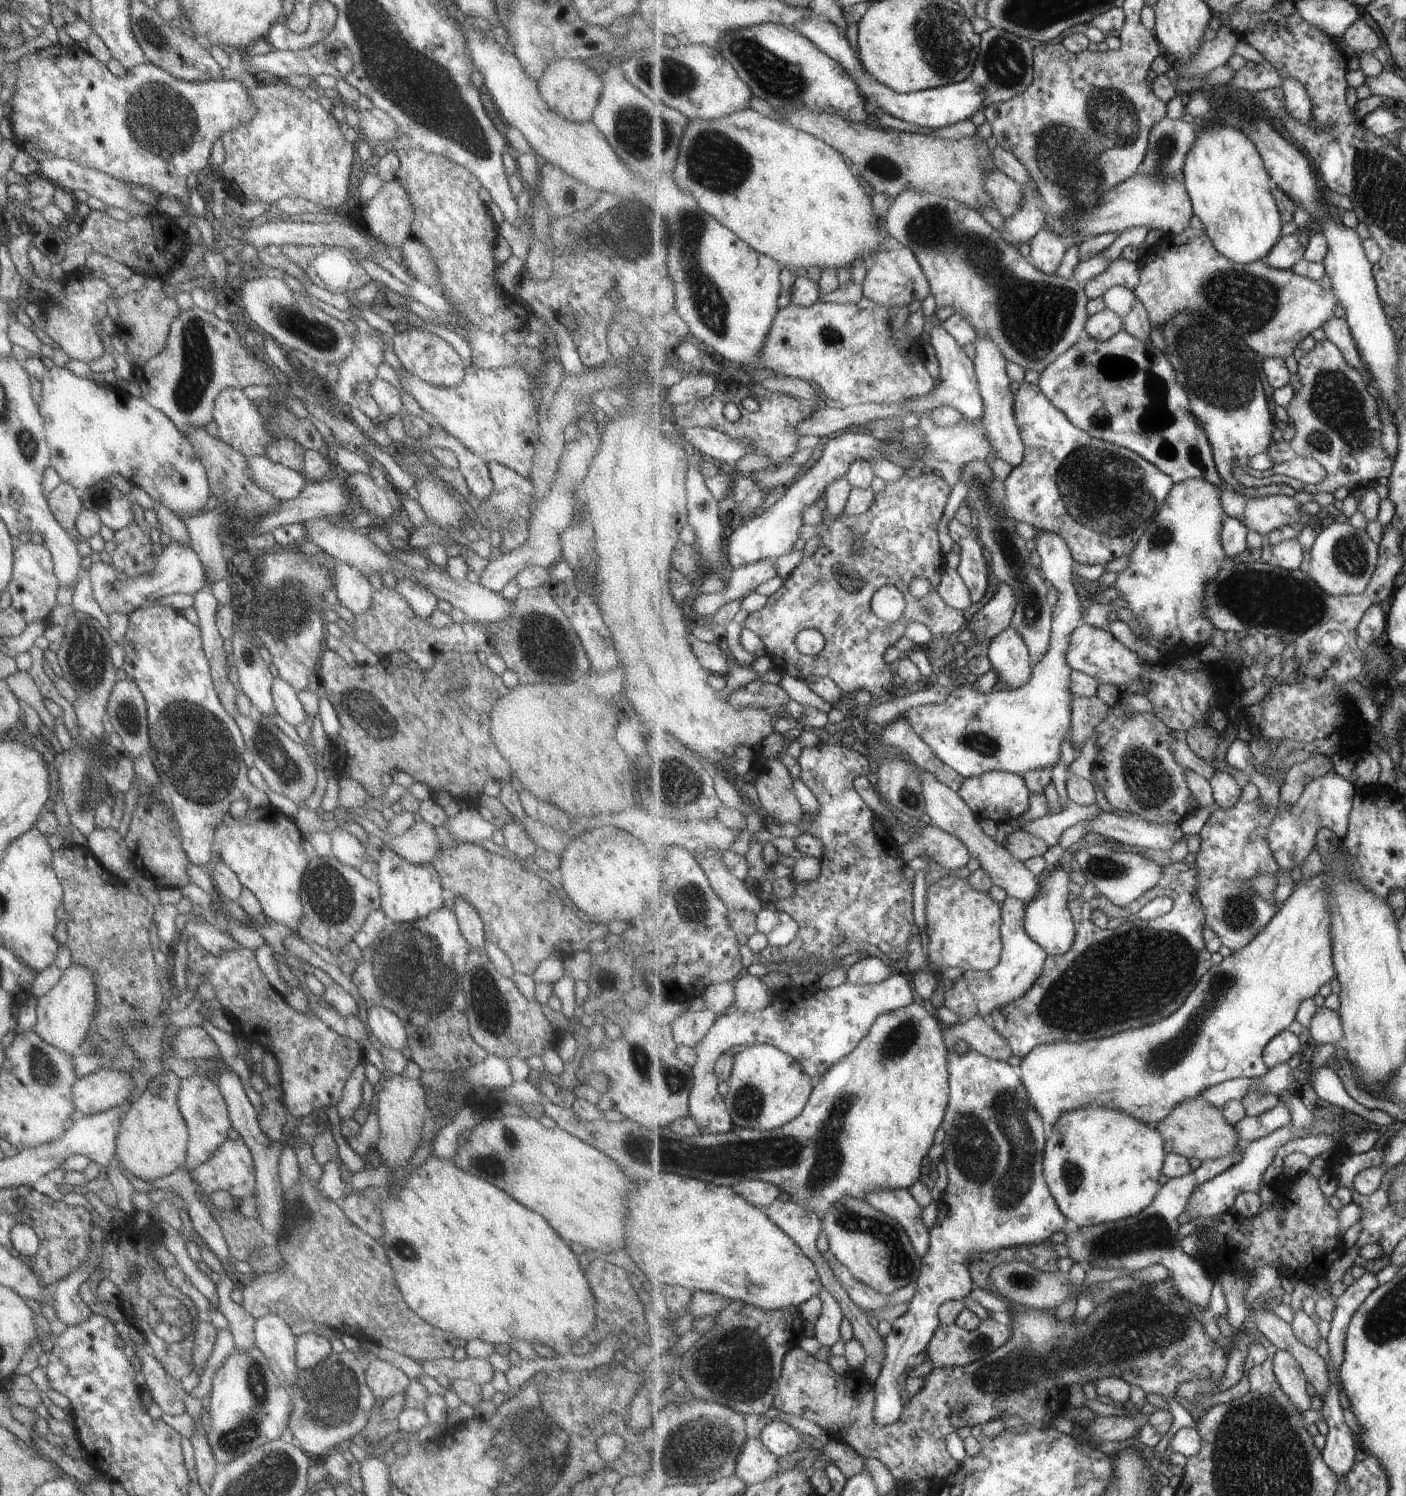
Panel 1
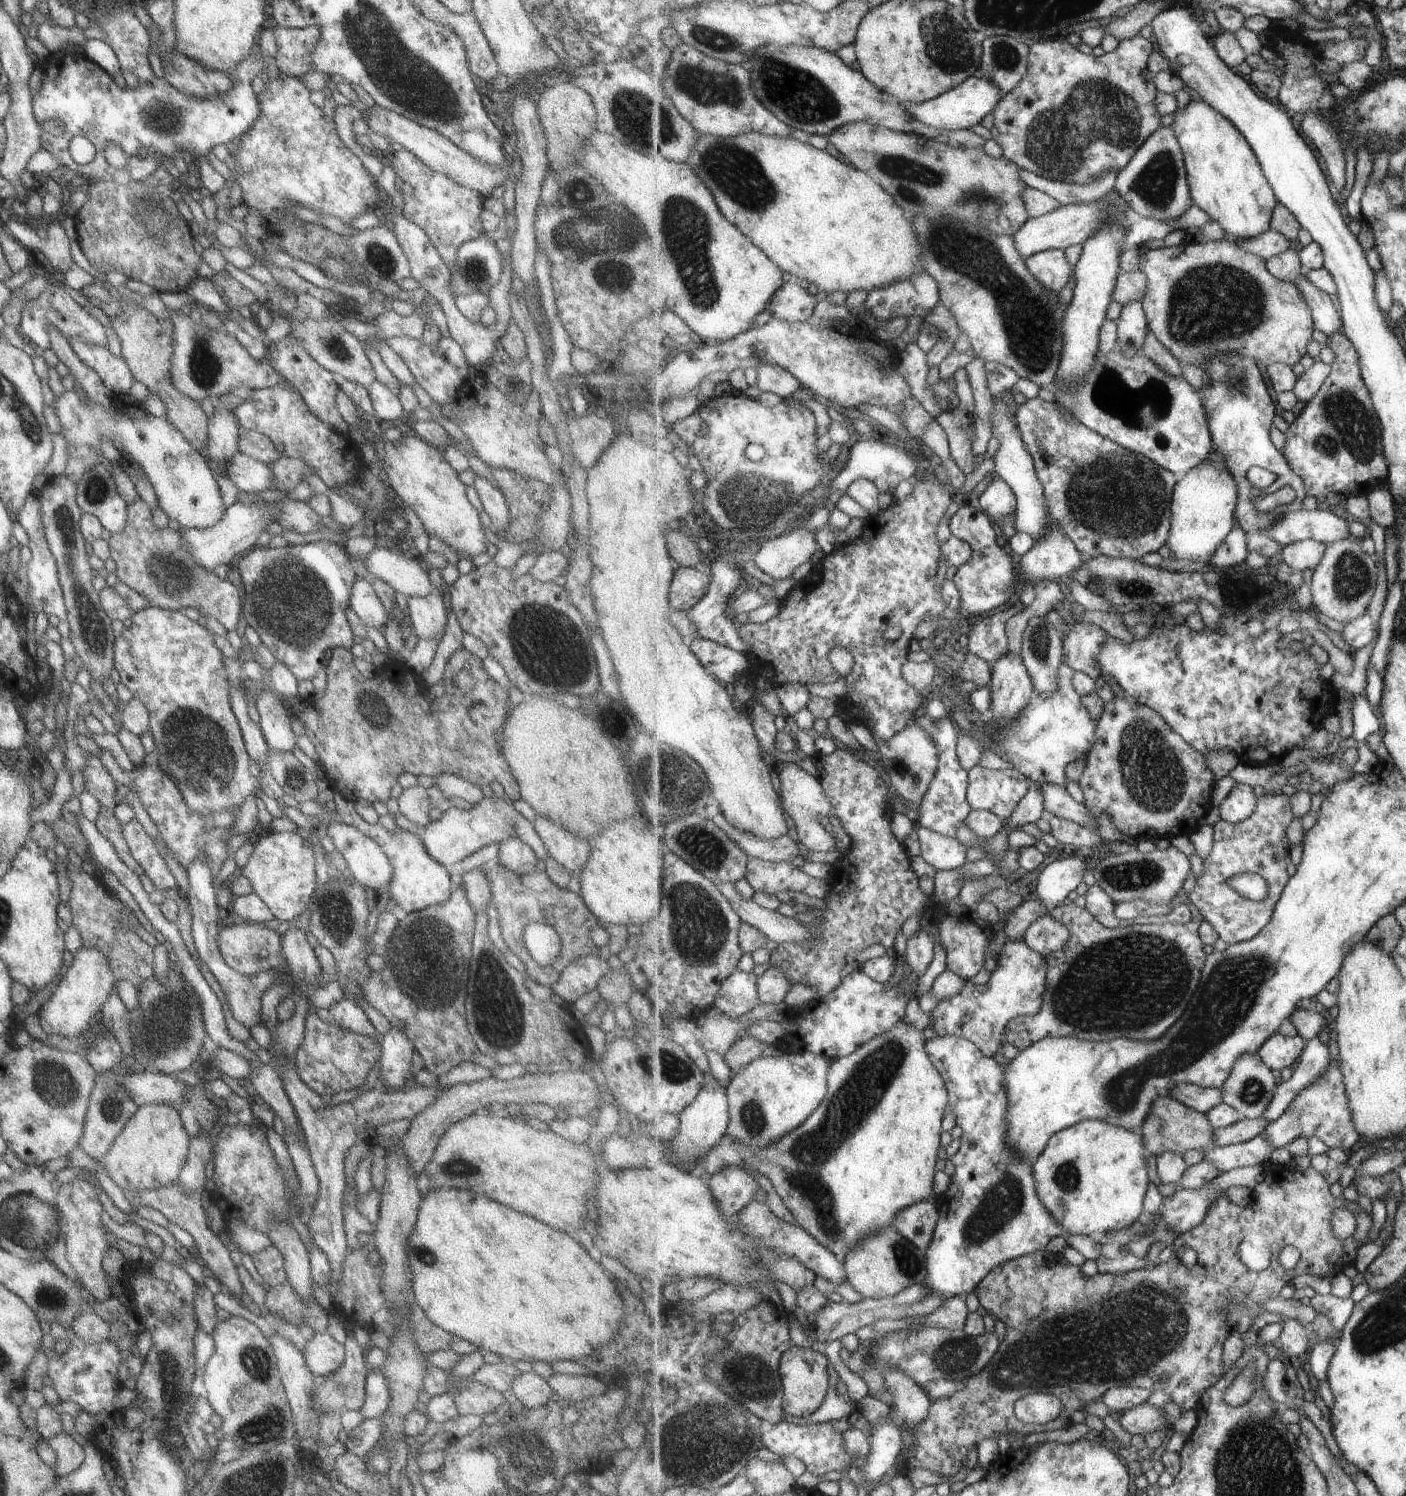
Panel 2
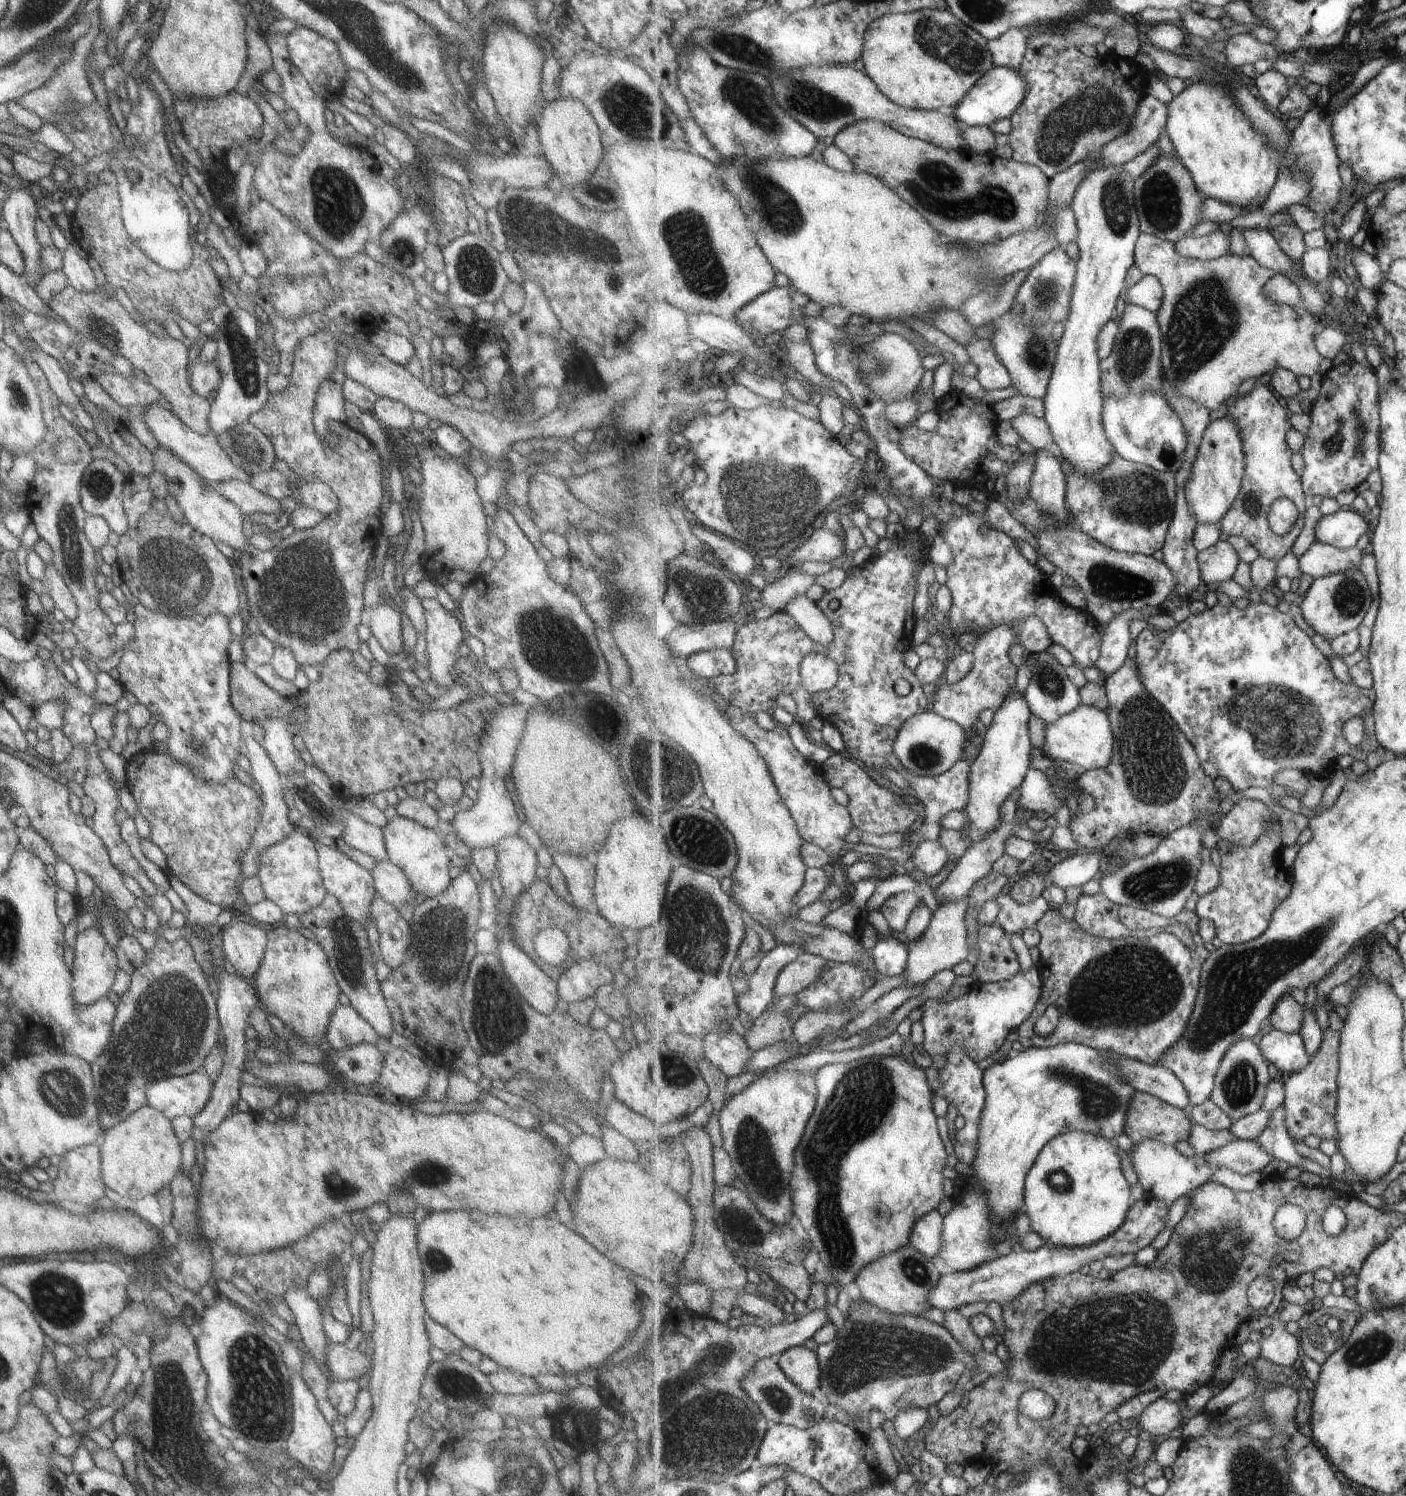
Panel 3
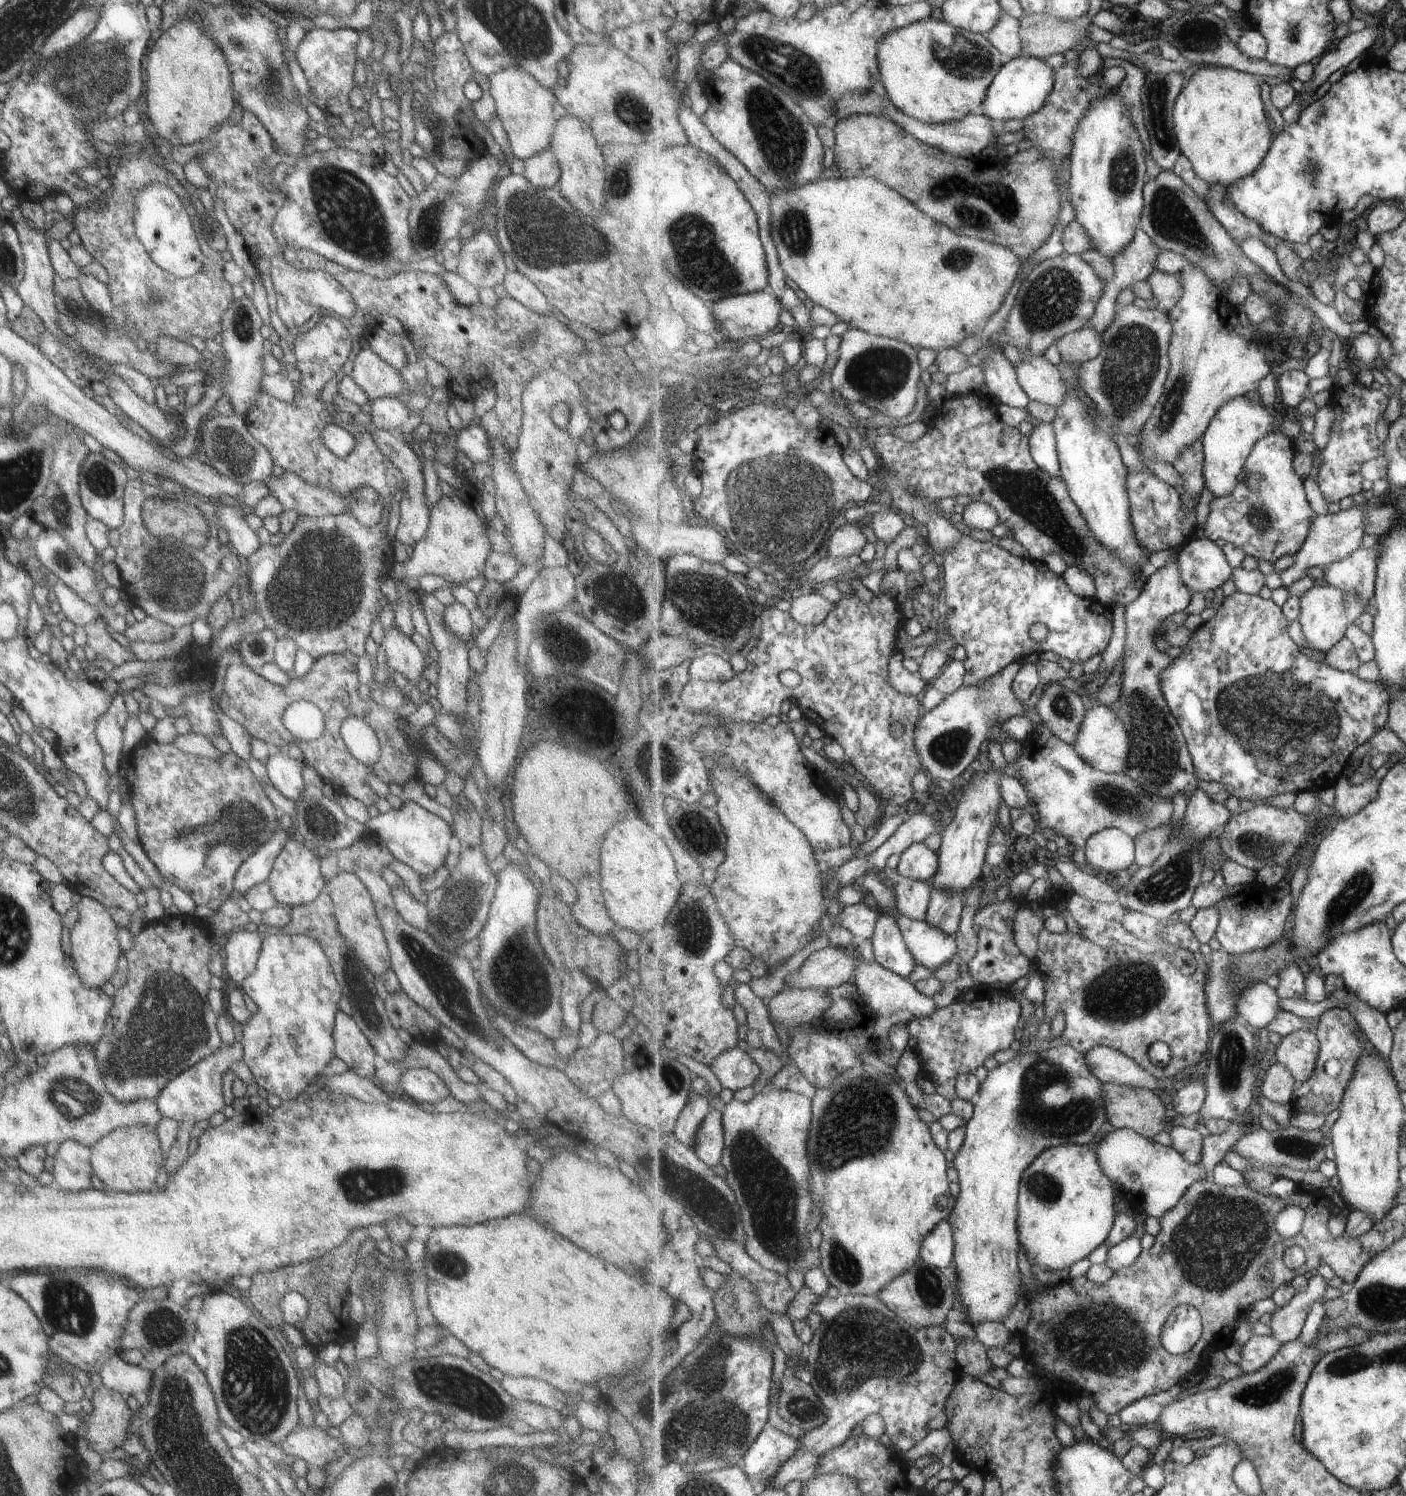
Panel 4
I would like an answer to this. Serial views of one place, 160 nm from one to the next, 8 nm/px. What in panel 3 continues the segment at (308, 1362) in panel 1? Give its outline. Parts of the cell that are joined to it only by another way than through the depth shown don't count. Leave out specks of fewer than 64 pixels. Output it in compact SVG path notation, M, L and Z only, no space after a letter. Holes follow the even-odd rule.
M330 1343L324 1349L329 1378L340 1381L356 1381L370 1369L369 1356L357 1349L347 1349L343 1344Z

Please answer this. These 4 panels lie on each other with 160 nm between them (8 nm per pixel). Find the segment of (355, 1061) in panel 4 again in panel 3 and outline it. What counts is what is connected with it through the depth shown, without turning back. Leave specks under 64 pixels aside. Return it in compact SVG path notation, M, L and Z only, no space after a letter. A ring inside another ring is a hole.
M337 1005L331 1013L325 1033L327 1048L338 1051L357 1043L376 1045L378 1036L351 1005Z

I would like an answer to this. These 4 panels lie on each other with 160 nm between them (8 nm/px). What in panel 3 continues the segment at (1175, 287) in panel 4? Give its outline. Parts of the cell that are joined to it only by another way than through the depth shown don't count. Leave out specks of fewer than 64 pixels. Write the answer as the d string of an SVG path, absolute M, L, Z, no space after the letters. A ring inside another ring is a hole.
M1144 275L1125 294L1126 303L1139 305L1157 313L1161 310L1163 301L1164 288L1155 275Z

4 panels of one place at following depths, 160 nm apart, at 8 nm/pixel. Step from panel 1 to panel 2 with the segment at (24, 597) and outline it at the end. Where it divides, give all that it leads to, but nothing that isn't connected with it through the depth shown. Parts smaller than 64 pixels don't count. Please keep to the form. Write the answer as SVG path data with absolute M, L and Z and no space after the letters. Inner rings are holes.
M31 492L25 497L22 507L18 510L16 521L21 525L27 535L27 548L30 550L29 560L25 563L25 576L28 586L26 595L31 599L35 616L38 612L44 612L48 616L55 616L59 621L66 620L66 608L56 573L56 562L50 555L39 516L39 505L35 495Z

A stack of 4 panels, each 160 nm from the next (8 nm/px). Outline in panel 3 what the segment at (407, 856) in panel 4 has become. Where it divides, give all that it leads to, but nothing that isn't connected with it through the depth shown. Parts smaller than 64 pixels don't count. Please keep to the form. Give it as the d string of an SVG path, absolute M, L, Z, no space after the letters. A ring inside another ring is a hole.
M396 815L387 820L381 830L387 860L407 877L414 896L423 893L427 898L439 894L449 884L450 852L436 829Z

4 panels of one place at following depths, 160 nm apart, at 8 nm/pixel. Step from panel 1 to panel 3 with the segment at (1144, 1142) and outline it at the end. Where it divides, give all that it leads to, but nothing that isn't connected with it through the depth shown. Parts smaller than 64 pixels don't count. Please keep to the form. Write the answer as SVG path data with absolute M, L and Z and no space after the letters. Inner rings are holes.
M1068 1131L1048 1142L1028 1172L1025 1190L1024 1208L1028 1227L1041 1236L1048 1247L1091 1246L1122 1227L1129 1209L1135 1204L1131 1200L1131 1184L1123 1176L1117 1148L1109 1139L1085 1131Z

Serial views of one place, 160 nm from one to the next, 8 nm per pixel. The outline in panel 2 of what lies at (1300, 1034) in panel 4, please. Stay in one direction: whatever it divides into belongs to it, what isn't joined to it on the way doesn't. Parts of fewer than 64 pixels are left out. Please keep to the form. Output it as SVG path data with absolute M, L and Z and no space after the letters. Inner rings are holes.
M1277 1032L1261 1046L1258 1053L1263 1062L1277 1073L1283 1068L1293 1066L1295 1062L1300 1060L1300 1056L1307 1046L1307 1041L1301 1035L1286 1037Z

